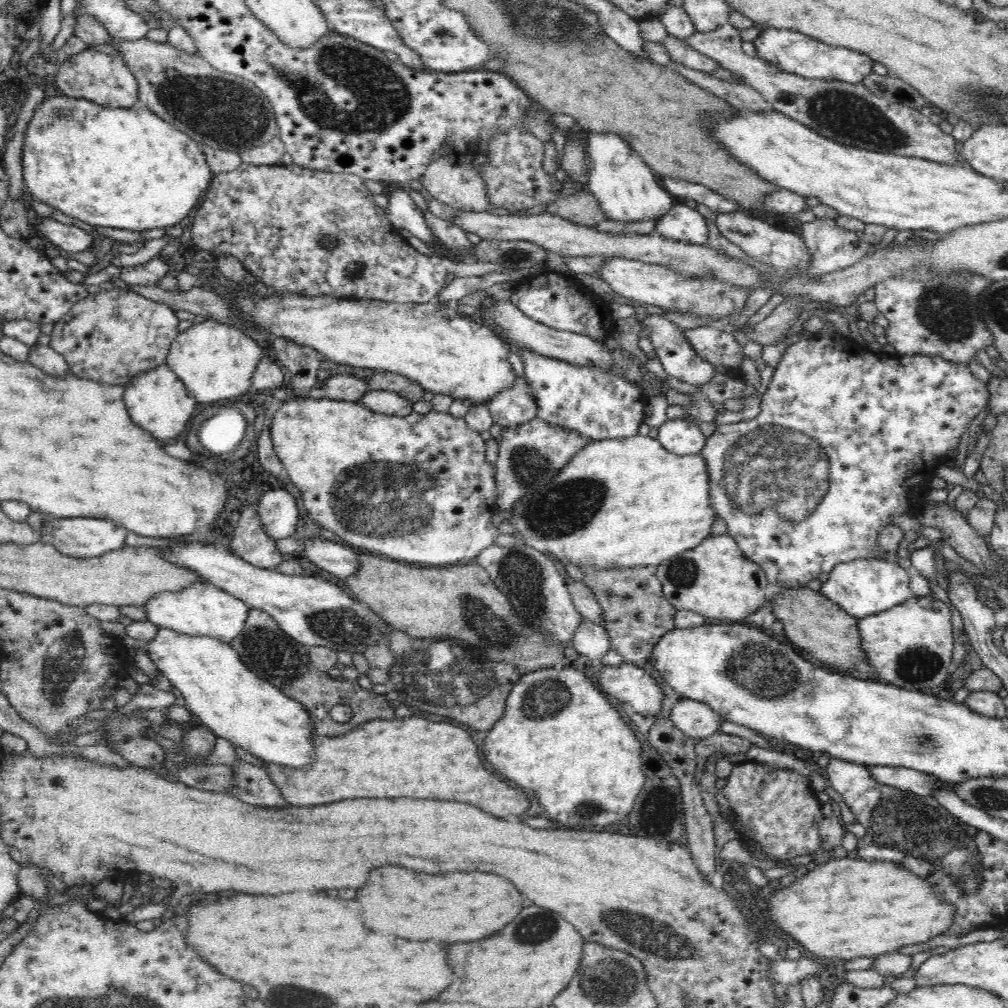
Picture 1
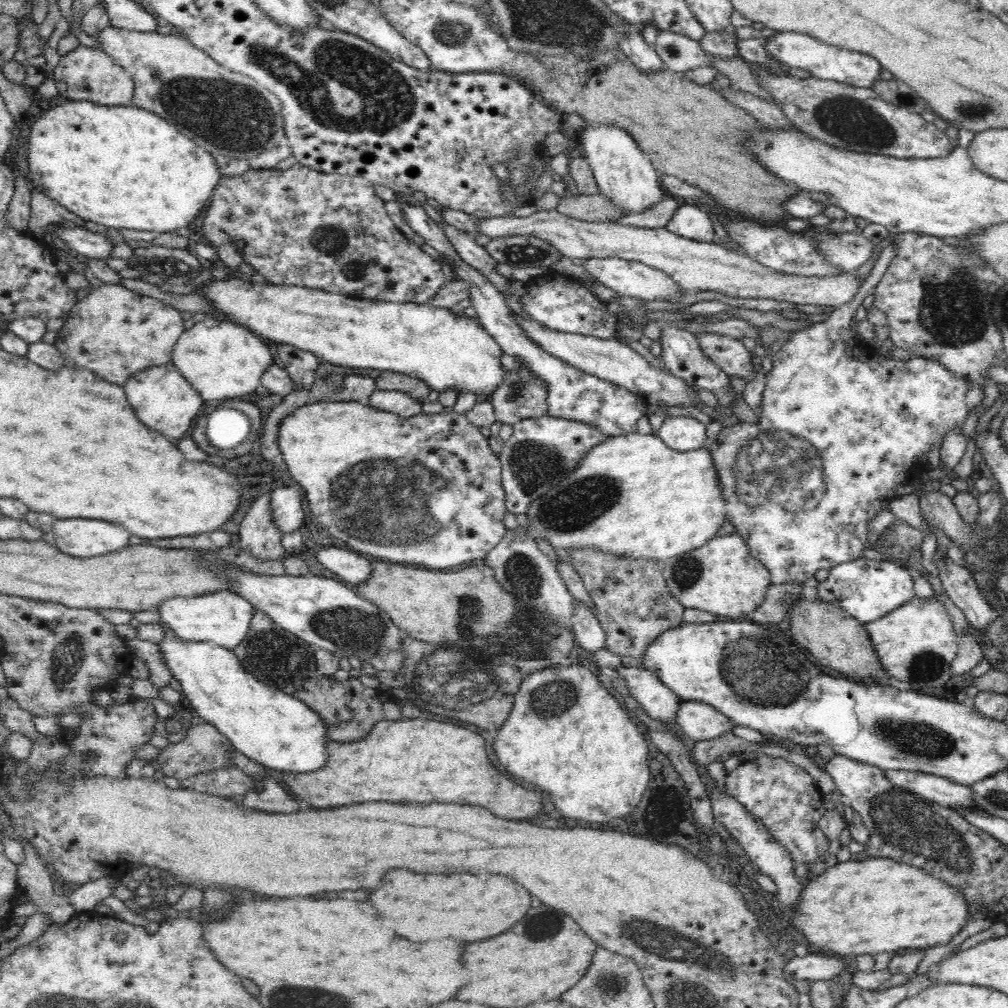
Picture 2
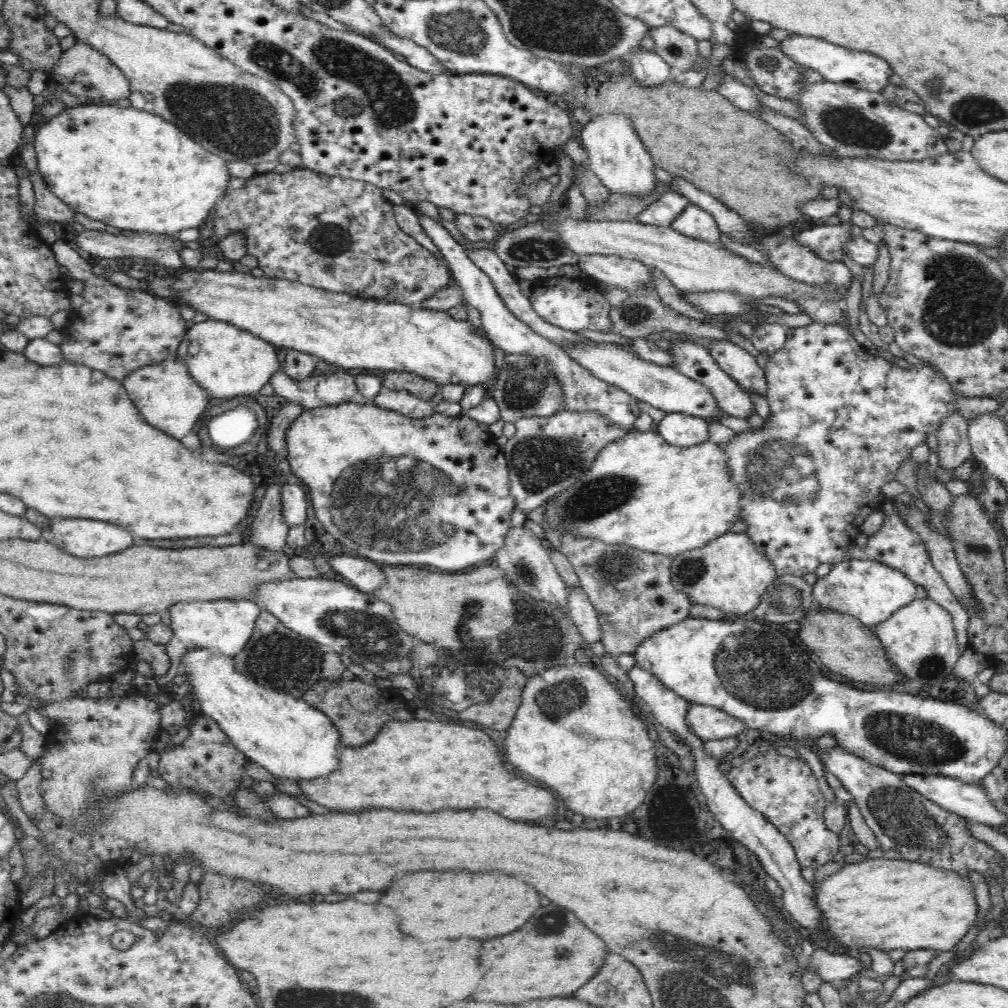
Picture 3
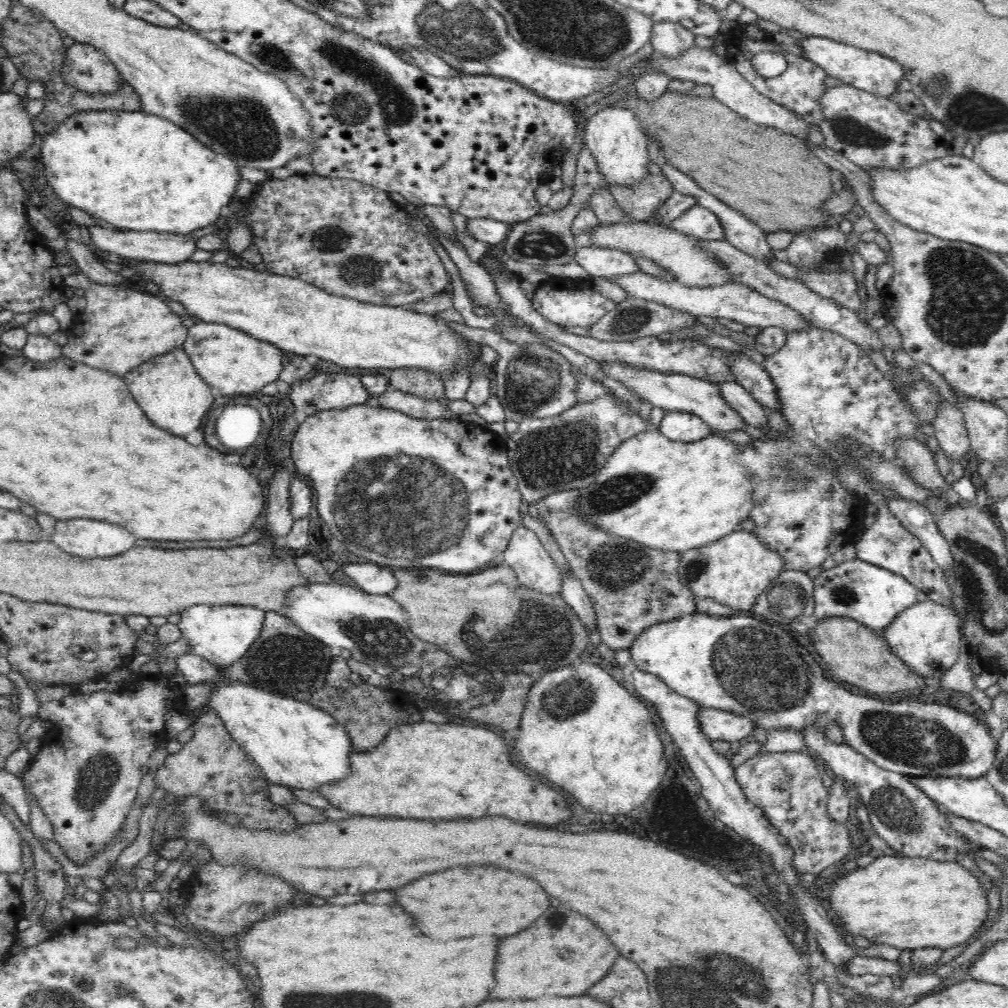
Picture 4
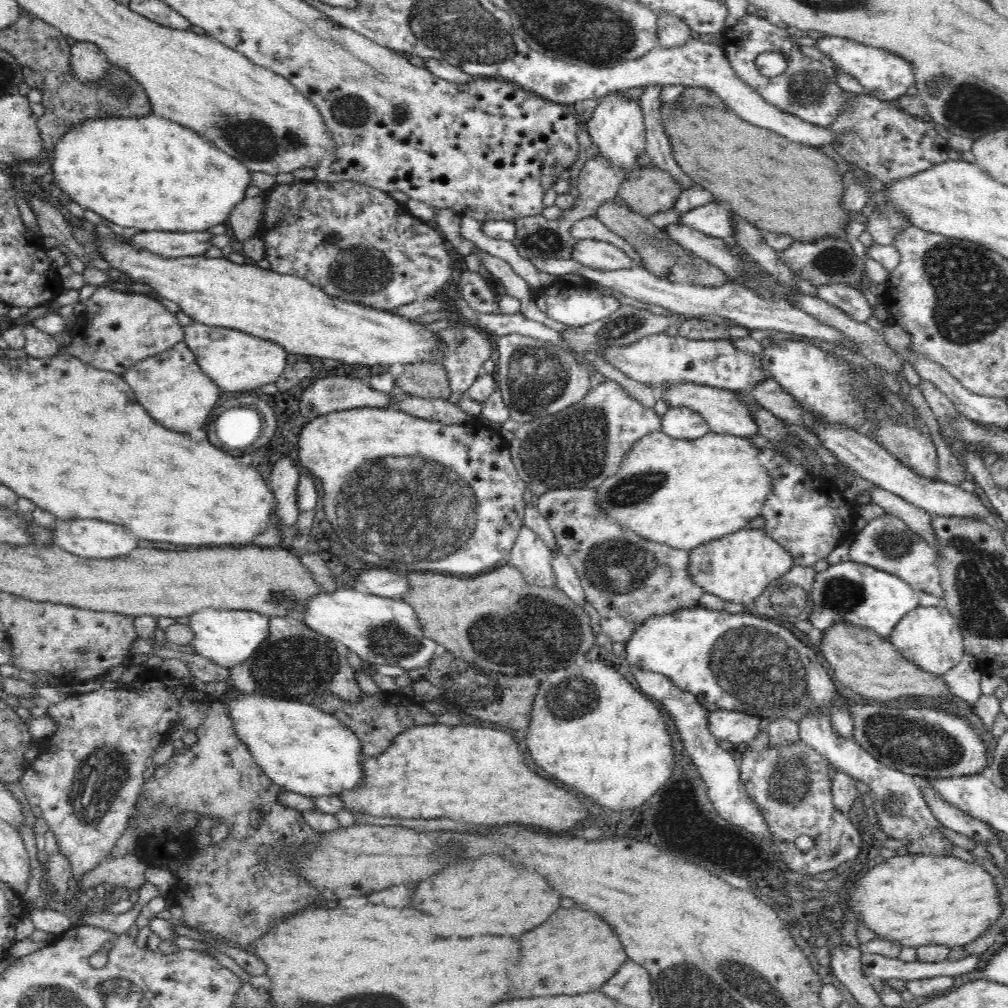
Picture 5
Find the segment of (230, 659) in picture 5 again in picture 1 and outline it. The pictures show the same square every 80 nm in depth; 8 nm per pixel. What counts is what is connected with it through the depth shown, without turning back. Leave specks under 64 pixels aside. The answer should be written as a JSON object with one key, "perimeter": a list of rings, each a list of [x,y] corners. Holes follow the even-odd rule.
{"perimeter":[[[196,581],[178,592],[155,594],[143,606],[147,620],[160,627],[168,627],[184,636],[216,638],[226,644],[242,634],[249,606],[239,598],[216,588],[213,584]]]}

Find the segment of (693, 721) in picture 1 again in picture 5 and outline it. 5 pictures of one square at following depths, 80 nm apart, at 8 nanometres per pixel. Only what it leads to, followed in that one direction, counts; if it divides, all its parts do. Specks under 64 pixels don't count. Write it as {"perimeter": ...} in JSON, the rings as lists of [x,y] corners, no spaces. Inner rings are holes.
{"perimeter":[[[734,710],[709,711],[709,729],[714,738],[733,742],[738,748],[752,742],[762,718]]]}

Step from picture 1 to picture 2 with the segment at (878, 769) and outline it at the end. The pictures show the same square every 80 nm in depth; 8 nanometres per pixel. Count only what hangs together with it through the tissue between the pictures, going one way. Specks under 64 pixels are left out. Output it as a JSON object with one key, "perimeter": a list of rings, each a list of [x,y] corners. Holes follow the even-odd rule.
{"perimeter":[[[885,770],[884,774],[897,787],[912,791],[919,794],[923,799],[934,801],[946,808],[954,808],[955,810],[956,807],[970,807],[970,809],[980,809],[983,812],[979,806],[975,805],[971,786],[958,784],[957,782],[952,782],[950,779],[934,776],[933,774],[911,770]]]}

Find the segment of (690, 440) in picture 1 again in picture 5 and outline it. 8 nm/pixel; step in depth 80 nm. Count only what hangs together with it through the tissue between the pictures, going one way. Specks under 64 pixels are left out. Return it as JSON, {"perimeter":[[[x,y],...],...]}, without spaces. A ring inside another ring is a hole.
{"perimeter":[[[686,407],[669,408],[662,416],[661,431],[672,438],[692,440],[708,434],[710,428],[704,418]]]}

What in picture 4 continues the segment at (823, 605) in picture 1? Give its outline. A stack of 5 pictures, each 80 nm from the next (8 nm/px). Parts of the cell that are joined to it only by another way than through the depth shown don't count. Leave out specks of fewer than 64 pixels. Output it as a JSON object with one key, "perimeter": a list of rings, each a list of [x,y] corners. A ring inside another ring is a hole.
{"perimeter":[[[828,617],[818,620],[810,640],[838,680],[864,689],[867,695],[889,696],[927,684],[925,678],[910,670],[892,651],[882,634],[876,633],[850,617]]]}

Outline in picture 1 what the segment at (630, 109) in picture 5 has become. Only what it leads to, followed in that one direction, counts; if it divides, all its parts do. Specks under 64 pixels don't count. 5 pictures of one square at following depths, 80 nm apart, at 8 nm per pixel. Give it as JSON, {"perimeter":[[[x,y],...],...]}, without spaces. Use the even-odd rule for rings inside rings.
{"perimeter":[[[611,132],[590,133],[588,146],[585,148],[589,167],[589,183],[586,191],[592,193],[598,200],[608,220],[635,223],[642,220],[657,220],[677,203],[674,196],[658,184],[652,169],[641,156],[630,149],[630,145],[622,139],[622,136]]]}

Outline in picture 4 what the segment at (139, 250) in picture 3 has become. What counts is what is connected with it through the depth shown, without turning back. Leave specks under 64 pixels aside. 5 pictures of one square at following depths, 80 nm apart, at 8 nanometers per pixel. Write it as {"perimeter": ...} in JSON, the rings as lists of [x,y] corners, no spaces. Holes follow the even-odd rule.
{"perimeter":[[[100,226],[87,227],[87,229],[90,233],[92,250],[105,257],[109,254],[118,254],[118,256],[128,259],[151,260],[160,264],[178,264],[178,262],[189,260],[192,253],[197,250],[195,241],[198,238],[192,238],[189,235],[152,231],[112,231]]]}

